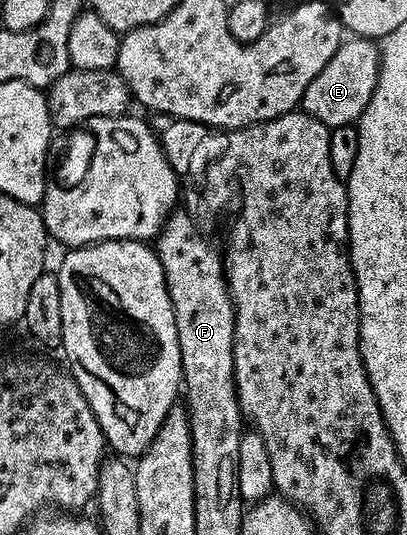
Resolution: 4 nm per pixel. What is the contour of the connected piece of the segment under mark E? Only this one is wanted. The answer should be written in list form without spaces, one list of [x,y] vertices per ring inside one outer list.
[[[360,37],[342,38],[331,61],[327,61],[327,65],[319,69],[315,81],[307,85],[299,104],[300,110],[315,117],[324,127],[330,129],[356,124],[363,109],[367,109],[367,101],[371,101],[371,93],[375,93],[380,64],[381,52],[374,40]]]

